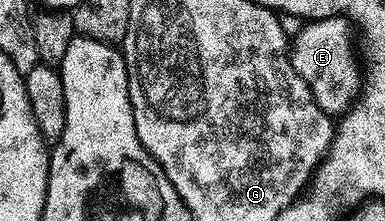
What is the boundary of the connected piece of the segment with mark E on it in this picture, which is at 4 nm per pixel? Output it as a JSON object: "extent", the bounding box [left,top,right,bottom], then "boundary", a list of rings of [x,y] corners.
{"extent":[289,16,361,118],"boundary":[[[330,16],[302,25],[289,48],[291,64],[297,74],[308,83],[317,106],[332,118],[342,117],[361,95],[361,68],[355,57],[355,44],[351,41],[353,25],[345,16]]]}

